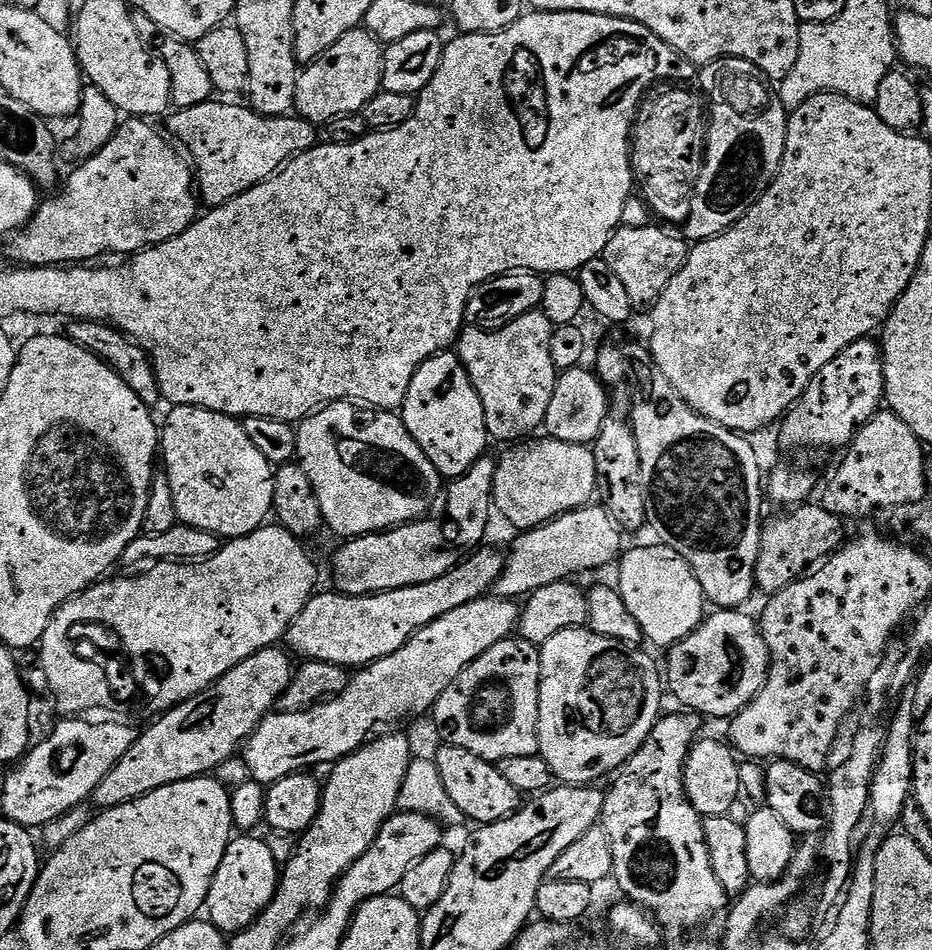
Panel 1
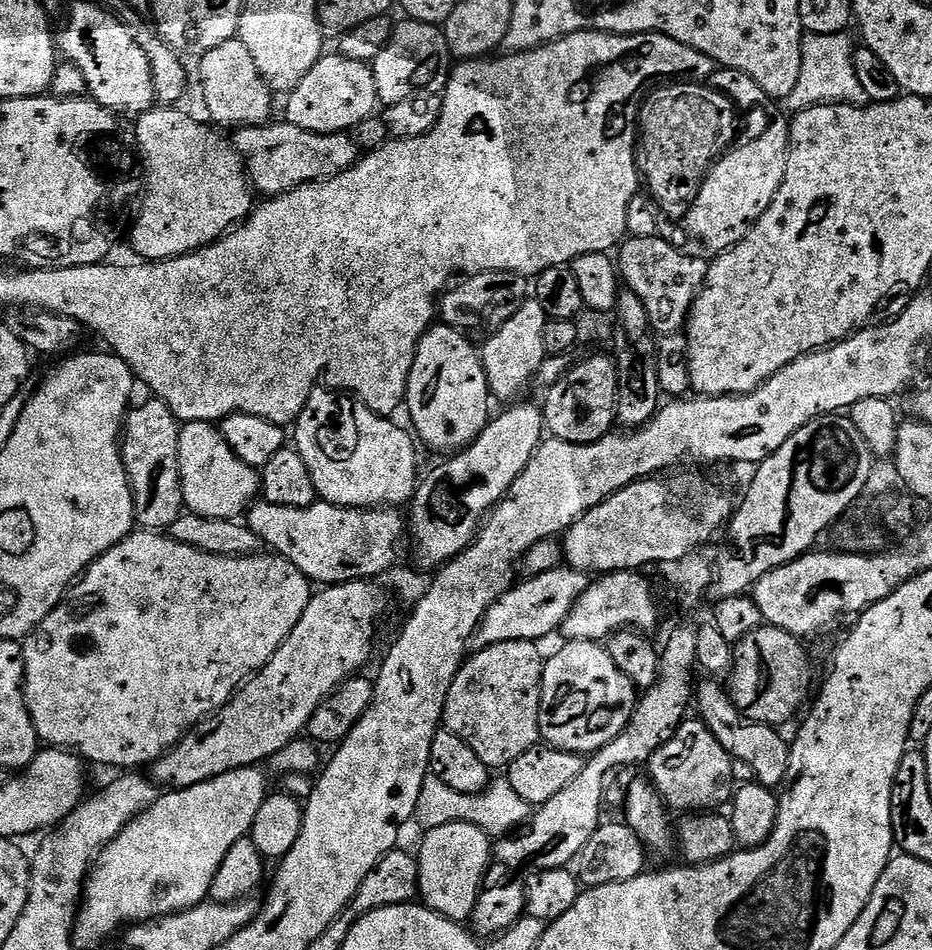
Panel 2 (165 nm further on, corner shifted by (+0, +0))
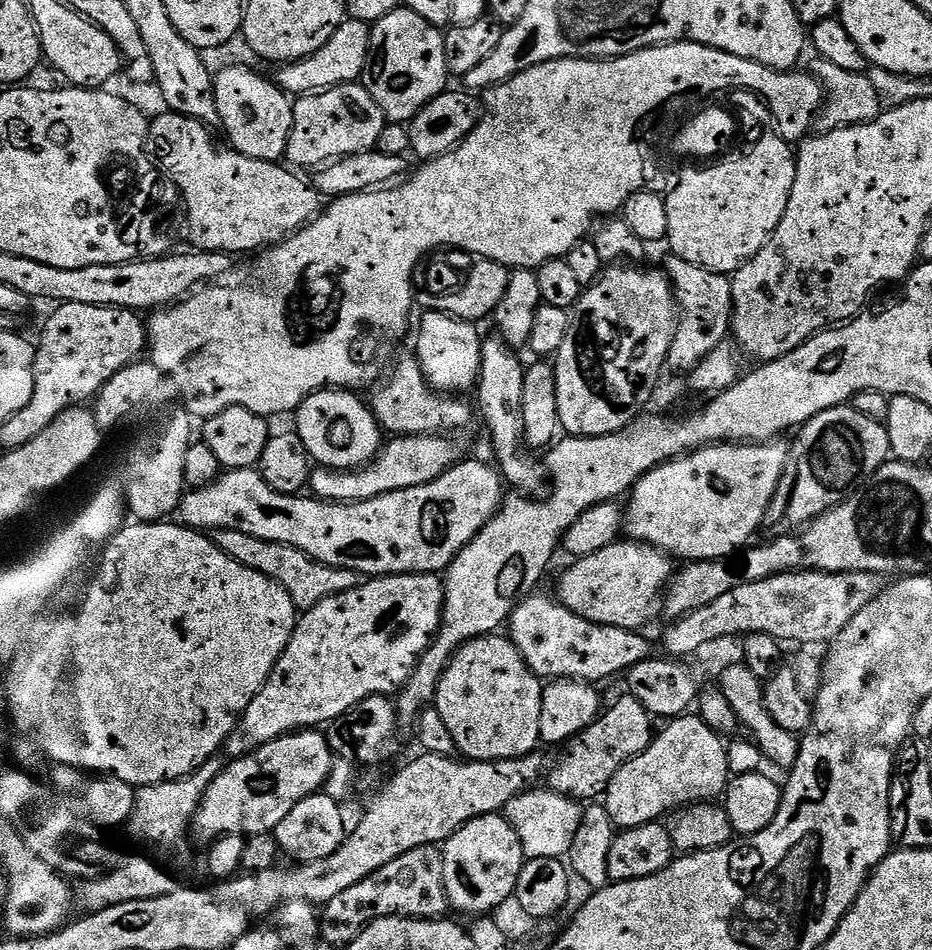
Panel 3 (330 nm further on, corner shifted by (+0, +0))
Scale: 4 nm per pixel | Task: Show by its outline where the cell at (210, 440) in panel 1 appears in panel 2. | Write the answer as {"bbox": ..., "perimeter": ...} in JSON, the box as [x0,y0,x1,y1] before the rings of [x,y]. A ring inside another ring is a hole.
{"bbox":[180,420,261,520],"perimeter":[[[189,420],[180,430],[180,485],[184,495],[185,509],[193,516],[240,520],[261,495],[260,473],[246,466],[230,446],[215,423],[206,420]]]}

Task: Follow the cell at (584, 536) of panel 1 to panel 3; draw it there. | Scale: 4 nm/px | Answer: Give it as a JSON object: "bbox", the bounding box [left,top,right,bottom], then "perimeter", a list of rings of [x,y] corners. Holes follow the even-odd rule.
{"bbox":[623,442,789,562],"perimeter":[[[721,442],[719,444],[709,444],[703,448],[699,448],[696,452],[689,452],[686,456],[677,456],[675,460],[667,460],[665,464],[657,464],[654,470],[650,470],[642,479],[636,481],[630,495],[627,497],[628,508],[623,509],[624,526],[623,535],[629,541],[637,544],[649,544],[655,548],[661,548],[669,556],[677,561],[695,562],[697,560],[722,560],[732,558],[741,550],[749,547],[753,543],[752,535],[756,531],[761,531],[764,523],[764,515],[768,513],[770,502],[774,498],[774,490],[778,490],[778,482],[784,473],[784,467],[788,461],[789,445],[784,442],[765,442],[762,444],[730,444]]]}

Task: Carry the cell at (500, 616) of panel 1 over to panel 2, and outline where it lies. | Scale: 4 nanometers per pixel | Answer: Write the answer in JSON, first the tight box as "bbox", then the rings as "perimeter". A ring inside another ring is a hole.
{"bbox":[470,566,590,649],"perimeter":[[[561,566],[546,574],[529,576],[513,583],[512,588],[494,606],[488,608],[488,613],[476,627],[470,641],[473,649],[489,648],[492,644],[514,642],[515,640],[530,640],[541,642],[551,632],[555,633],[561,622],[570,614],[570,610],[578,602],[578,598],[587,590],[590,576],[587,572],[579,572],[577,568]]]}

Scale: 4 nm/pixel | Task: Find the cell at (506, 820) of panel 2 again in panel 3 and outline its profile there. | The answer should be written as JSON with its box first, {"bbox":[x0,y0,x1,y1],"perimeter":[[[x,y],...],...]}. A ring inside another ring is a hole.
{"bbox":[502,787,584,859],"perimeter":[[[540,787],[525,789],[524,793],[510,800],[502,812],[519,834],[525,859],[552,857],[563,859],[570,853],[576,832],[582,822],[584,808],[577,800],[560,795],[547,787]]]}

